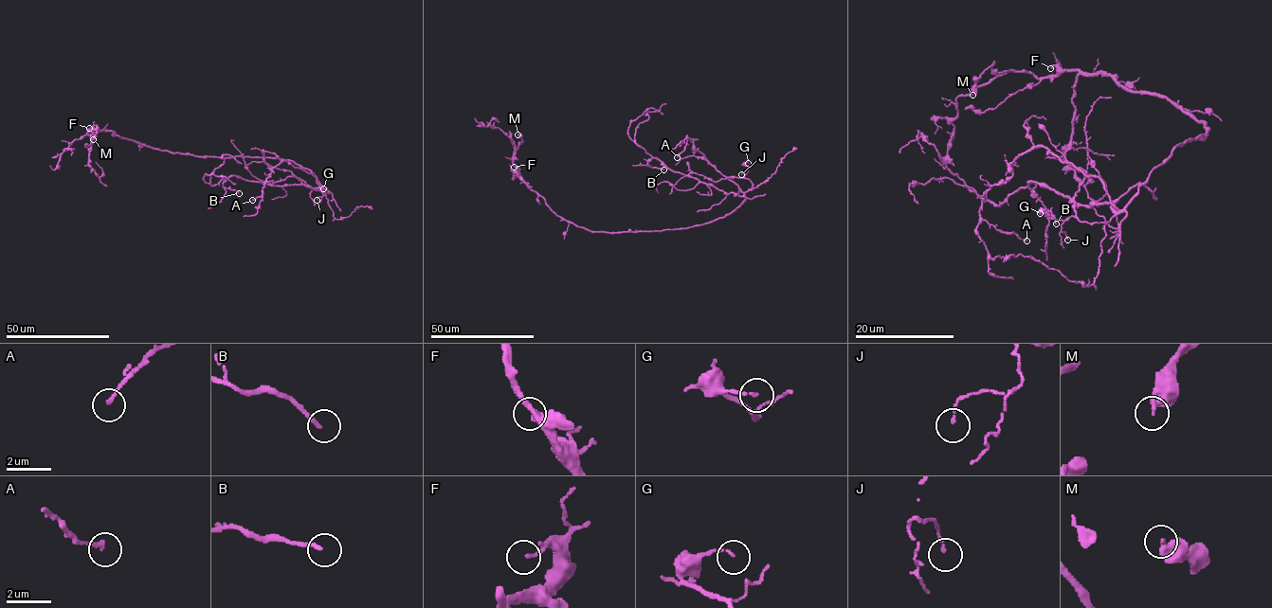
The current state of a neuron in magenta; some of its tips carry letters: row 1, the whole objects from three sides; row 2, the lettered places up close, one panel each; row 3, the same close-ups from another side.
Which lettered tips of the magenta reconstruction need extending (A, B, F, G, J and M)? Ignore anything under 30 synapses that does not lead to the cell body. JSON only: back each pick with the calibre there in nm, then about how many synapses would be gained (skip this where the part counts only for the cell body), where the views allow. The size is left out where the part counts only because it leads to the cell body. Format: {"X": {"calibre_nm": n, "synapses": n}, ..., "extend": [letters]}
{"extend": []}

